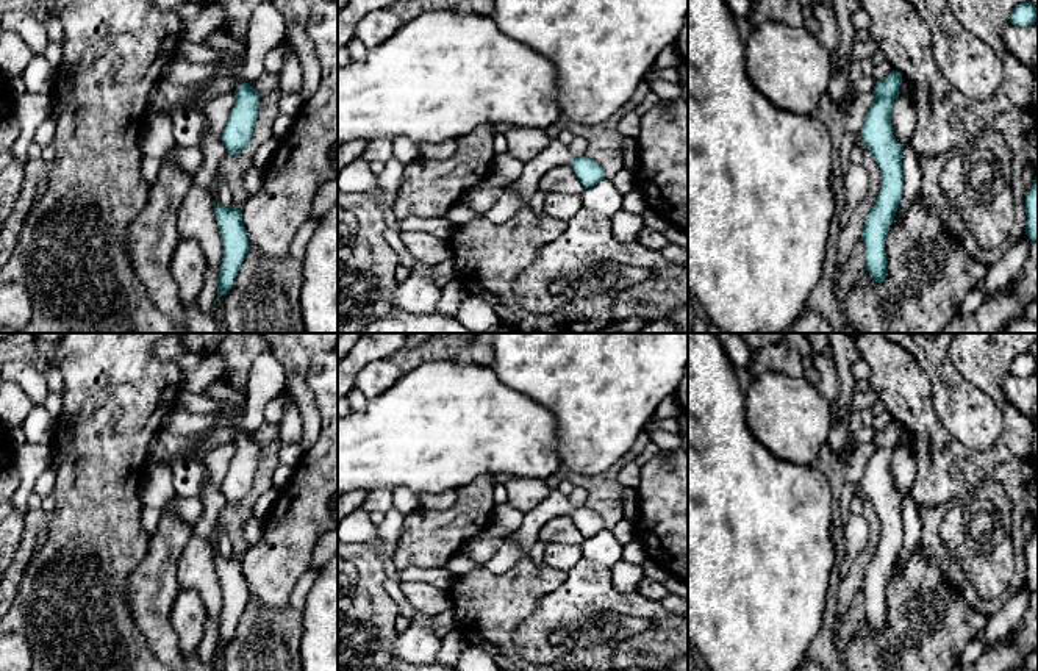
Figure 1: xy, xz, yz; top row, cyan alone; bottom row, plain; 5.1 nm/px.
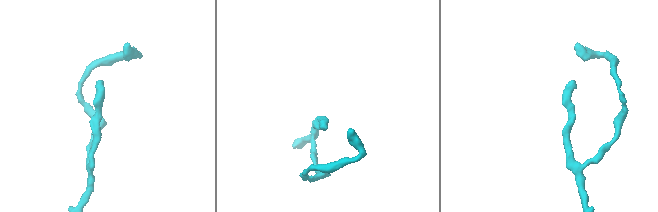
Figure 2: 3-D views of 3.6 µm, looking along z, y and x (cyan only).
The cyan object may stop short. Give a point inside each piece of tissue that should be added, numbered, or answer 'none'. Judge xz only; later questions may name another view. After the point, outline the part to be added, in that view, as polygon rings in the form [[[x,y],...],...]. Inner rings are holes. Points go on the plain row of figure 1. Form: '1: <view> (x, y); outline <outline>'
1: xz (557, 504); outline [[[552,488],[550,494],[532,511],[524,515],[522,526],[513,533],[522,547],[522,557],[530,557],[532,546],[538,541],[541,529],[553,518],[571,515],[574,507],[566,494]]]

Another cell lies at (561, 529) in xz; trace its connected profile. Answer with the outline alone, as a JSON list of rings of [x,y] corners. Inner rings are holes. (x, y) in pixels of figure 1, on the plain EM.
[[[571,515],[550,519],[538,535],[539,541],[558,544],[583,544],[585,536],[577,529]]]

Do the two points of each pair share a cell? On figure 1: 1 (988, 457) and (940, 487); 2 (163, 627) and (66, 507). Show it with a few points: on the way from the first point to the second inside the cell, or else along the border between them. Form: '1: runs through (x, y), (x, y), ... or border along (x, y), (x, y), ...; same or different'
1: runs through (976, 465), (957, 470), (952, 474); same
2: border along (147, 551), (127, 582), (127, 602), (132, 618); different

